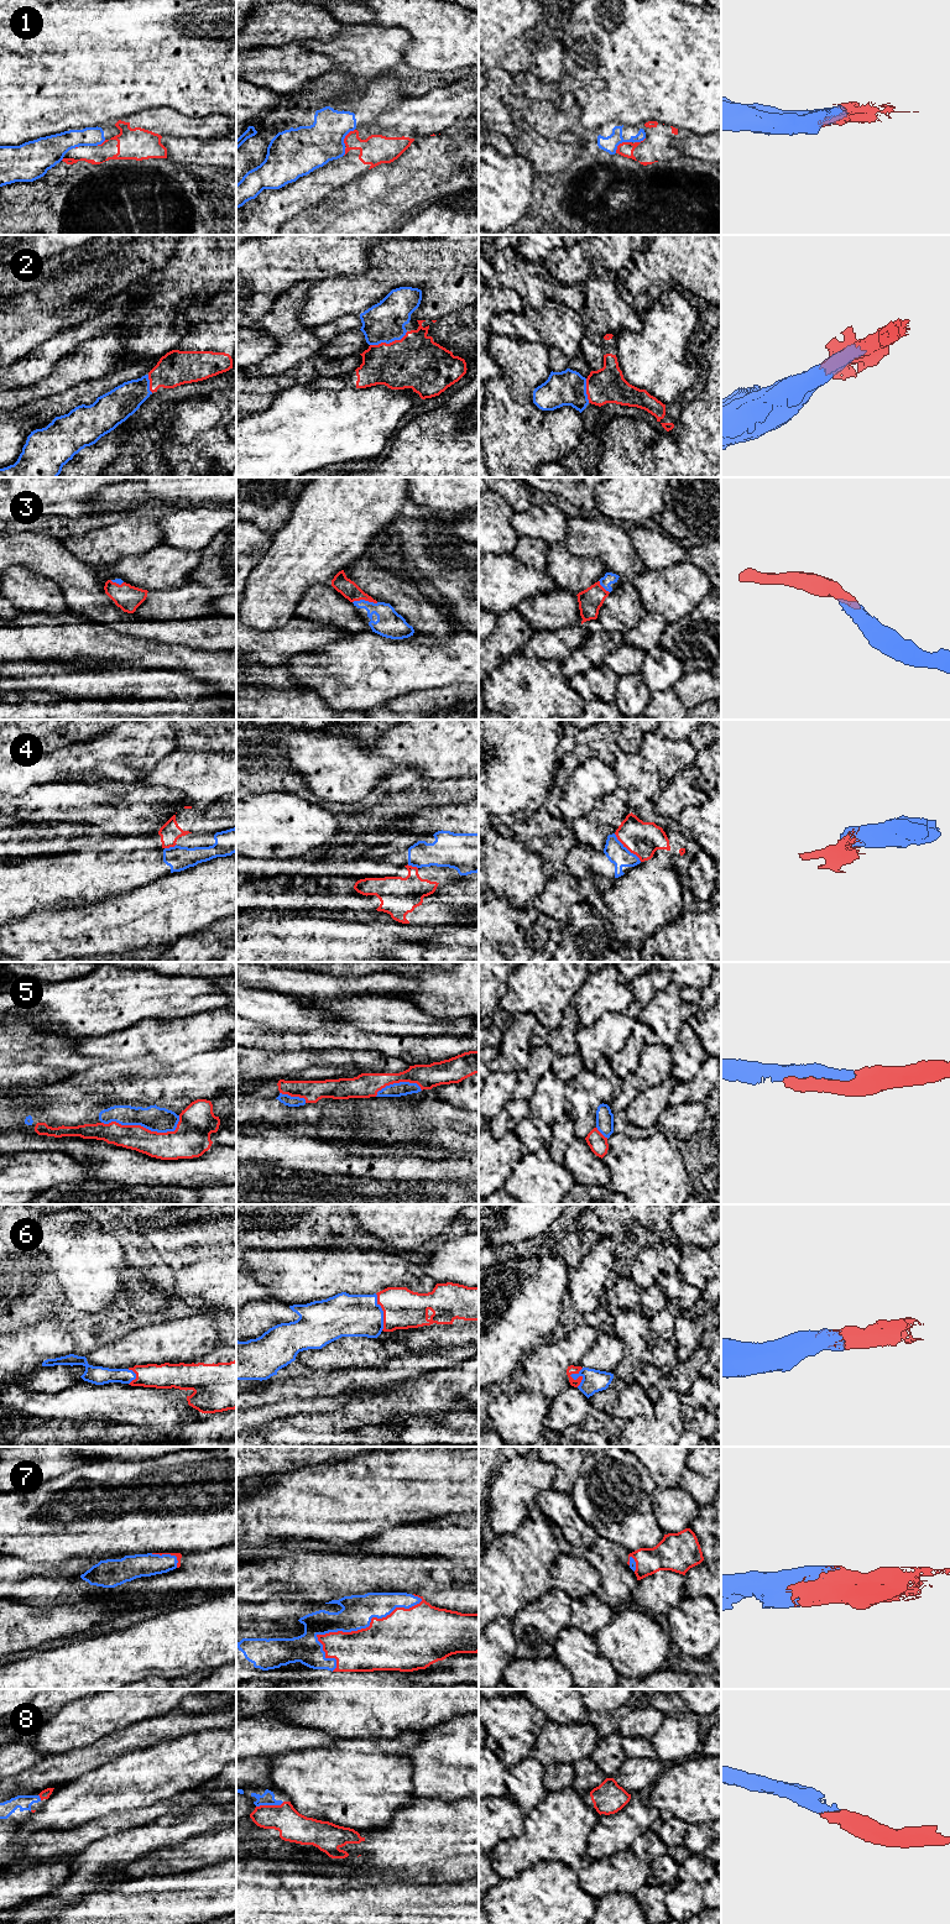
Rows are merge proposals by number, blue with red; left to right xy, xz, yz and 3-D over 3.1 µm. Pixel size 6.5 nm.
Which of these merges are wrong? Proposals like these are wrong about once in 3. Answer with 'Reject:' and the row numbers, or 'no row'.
Reject: 1, 4

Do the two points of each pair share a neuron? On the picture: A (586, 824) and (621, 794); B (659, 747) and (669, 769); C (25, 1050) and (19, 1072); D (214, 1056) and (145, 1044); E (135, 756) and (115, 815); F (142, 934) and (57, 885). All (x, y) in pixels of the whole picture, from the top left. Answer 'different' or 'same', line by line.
A: same
B: same
C: different
D: different
E: different
F: different

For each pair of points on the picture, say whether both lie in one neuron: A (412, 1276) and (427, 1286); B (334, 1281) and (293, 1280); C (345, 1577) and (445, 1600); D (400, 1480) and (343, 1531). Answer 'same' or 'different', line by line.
A: same
B: same
C: same
D: same

